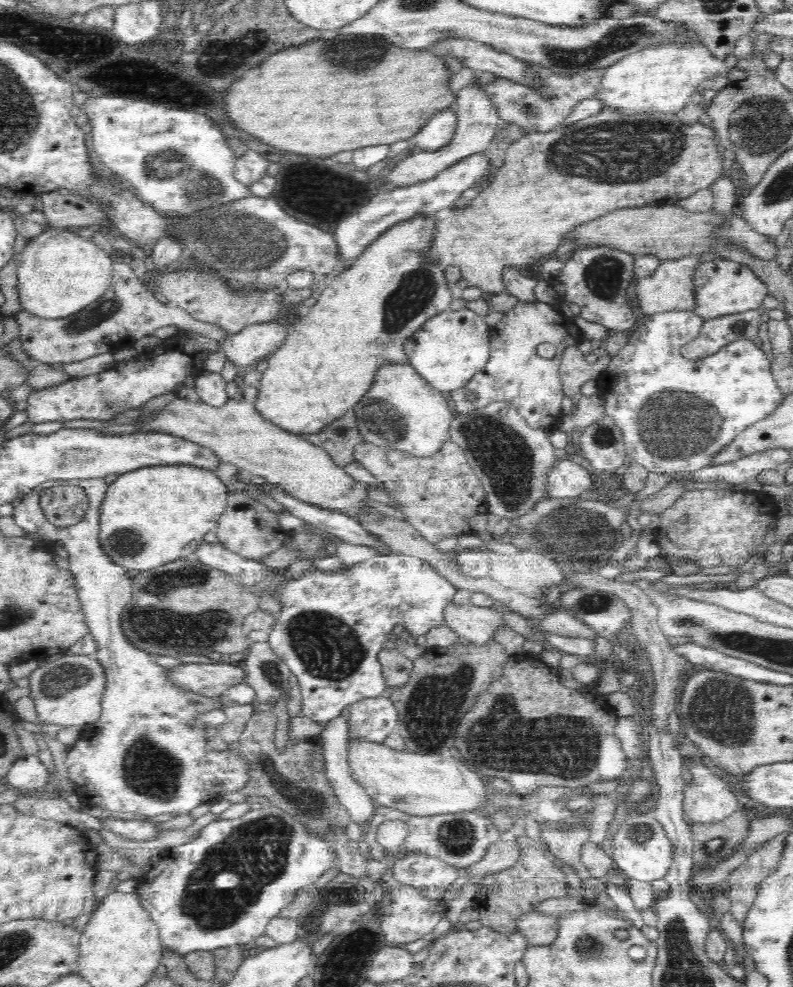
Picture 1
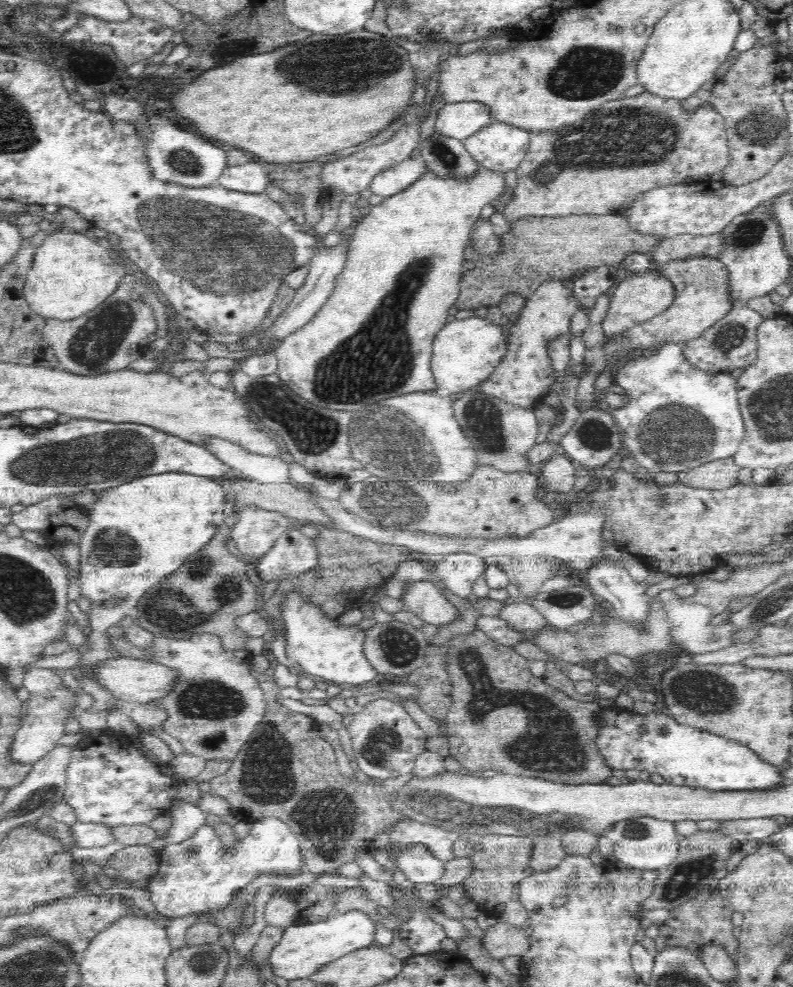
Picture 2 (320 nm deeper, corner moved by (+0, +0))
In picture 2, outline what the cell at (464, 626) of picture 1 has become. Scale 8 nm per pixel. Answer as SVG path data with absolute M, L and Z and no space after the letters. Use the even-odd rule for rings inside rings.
M430 580L414 581L401 594L404 610L435 626L452 622L457 610Z

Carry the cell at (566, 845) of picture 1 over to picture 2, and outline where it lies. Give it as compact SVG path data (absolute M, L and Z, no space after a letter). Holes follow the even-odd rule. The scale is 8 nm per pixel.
M546 835L533 841L533 853L529 865L536 873L546 872L558 866L566 855L561 837Z

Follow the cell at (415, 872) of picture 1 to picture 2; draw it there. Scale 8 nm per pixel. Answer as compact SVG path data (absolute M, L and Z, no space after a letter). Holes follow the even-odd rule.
M422 844L406 845L393 862L404 876L415 884L436 882L445 871L445 862Z

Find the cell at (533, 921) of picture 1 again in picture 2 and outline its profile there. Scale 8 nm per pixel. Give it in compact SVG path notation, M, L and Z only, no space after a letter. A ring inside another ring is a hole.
M501 921L484 931L484 938L481 939L482 948L496 960L508 961L530 948L530 938L523 928Z

